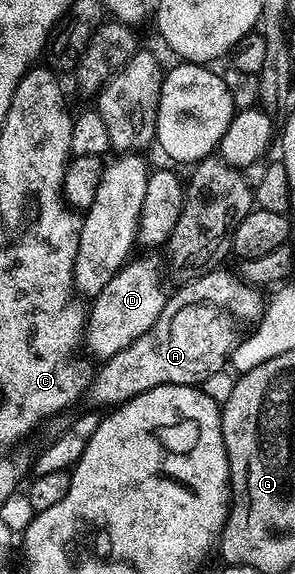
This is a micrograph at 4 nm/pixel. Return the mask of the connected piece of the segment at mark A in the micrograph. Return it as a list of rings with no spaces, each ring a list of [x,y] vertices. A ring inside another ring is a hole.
[[[221,271],[202,272],[185,282],[174,296],[172,293],[155,326],[143,338],[135,338],[127,350],[119,350],[119,354],[108,357],[102,363],[105,365],[96,369],[91,396],[101,404],[116,406],[160,384],[199,386],[211,374],[222,371],[237,343],[260,319],[263,296],[231,272]]]

